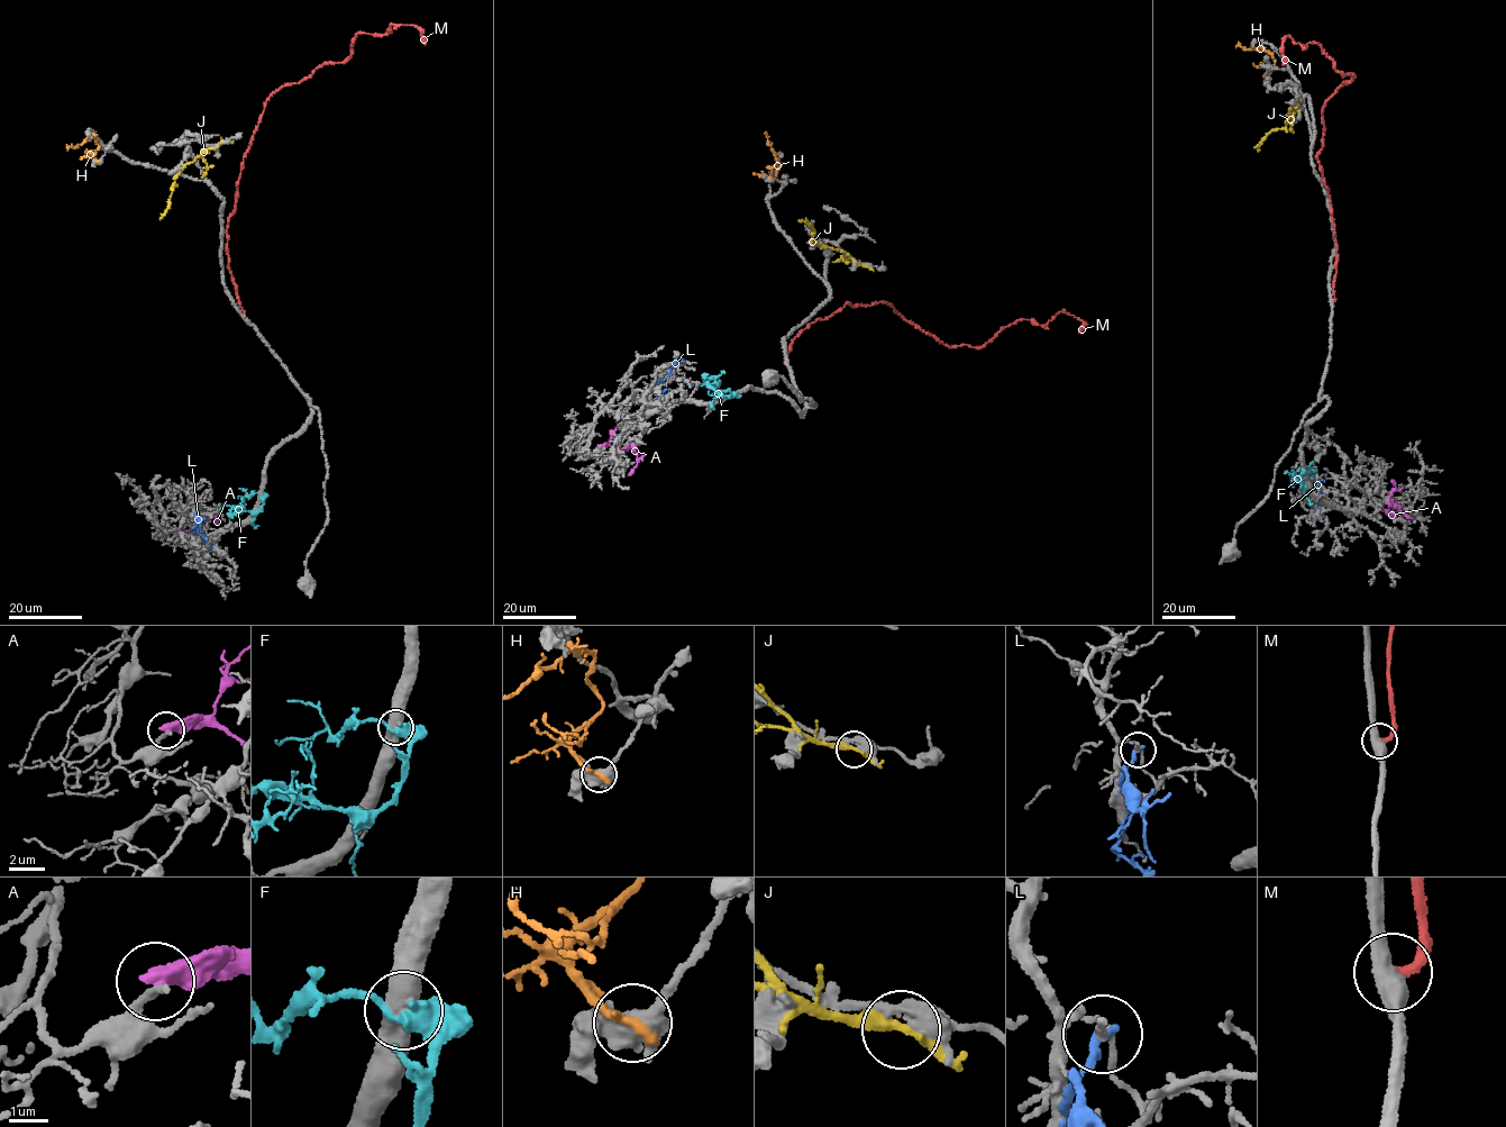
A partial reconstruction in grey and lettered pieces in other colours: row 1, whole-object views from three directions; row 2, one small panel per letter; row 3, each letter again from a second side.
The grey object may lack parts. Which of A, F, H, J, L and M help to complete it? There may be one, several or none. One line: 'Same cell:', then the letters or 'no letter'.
Same cell: no letter

